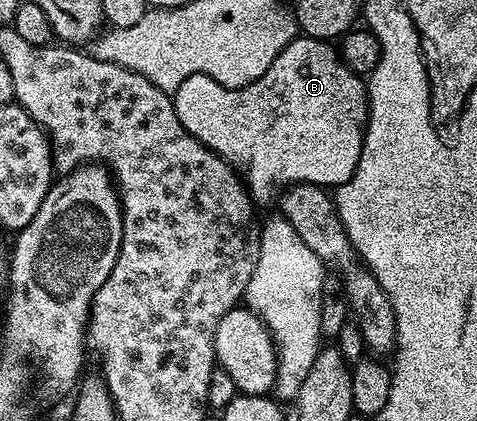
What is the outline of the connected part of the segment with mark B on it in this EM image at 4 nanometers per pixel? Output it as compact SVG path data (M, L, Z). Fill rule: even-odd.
M308 37L292 39L283 49L283 53L279 53L279 57L275 57L271 69L267 69L267 73L263 73L263 77L251 81L251 85L246 87L224 87L219 85L219 81L215 81L206 75L192 75L187 77L187 81L183 81L183 85L179 85L177 91L172 92L171 98L179 121L183 121L183 129L187 129L187 133L191 133L191 137L198 139L204 147L211 149L219 158L229 162L230 167L239 172L250 196L258 204L269 203L273 198L274 202L279 195L277 187L282 186L281 188L284 188L286 185L295 183L313 183L316 187L336 189L353 176L355 165L359 165L359 153L365 140L365 127L369 123L367 83L362 76L356 75L353 70L341 62L338 48L332 42Z

